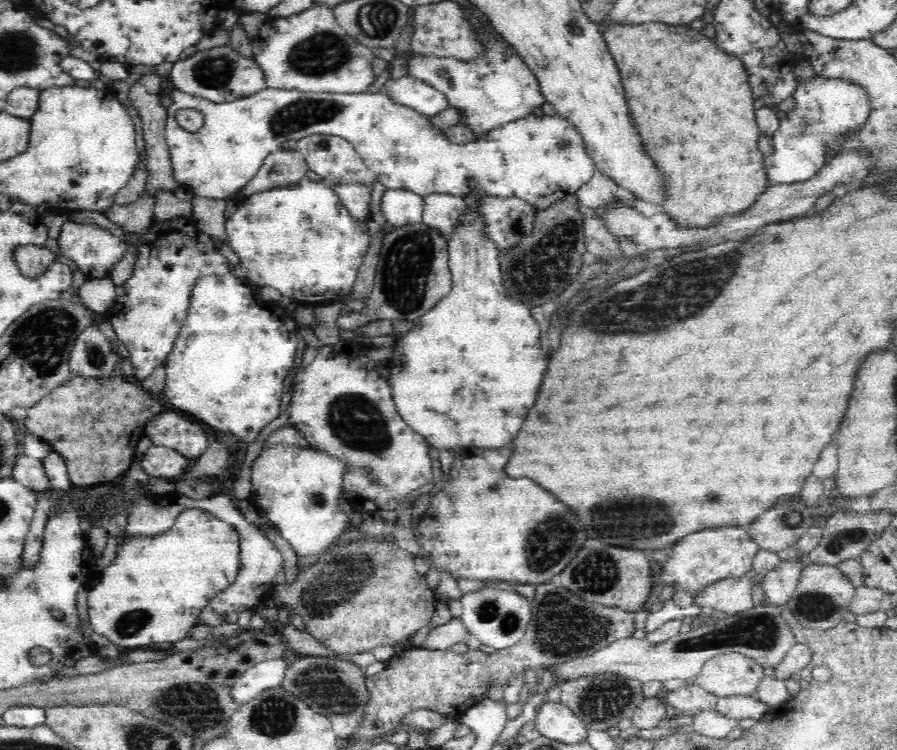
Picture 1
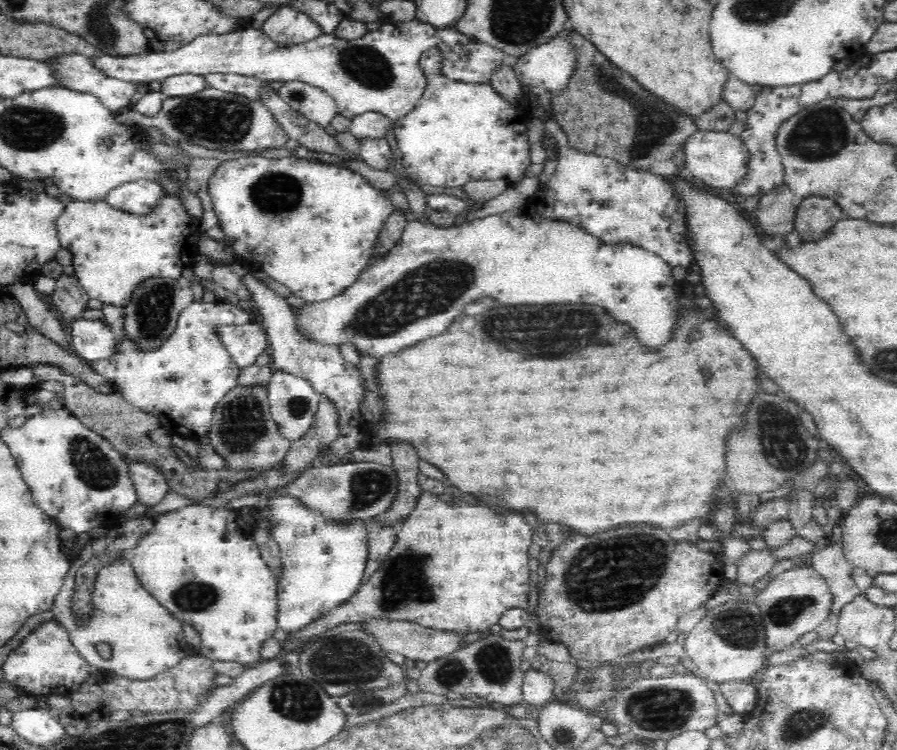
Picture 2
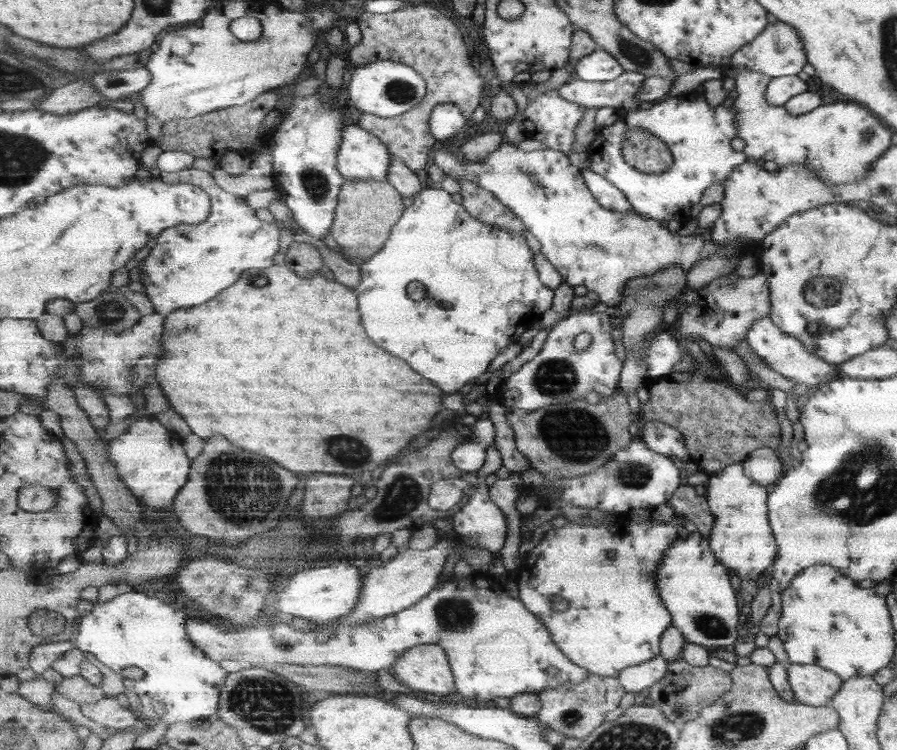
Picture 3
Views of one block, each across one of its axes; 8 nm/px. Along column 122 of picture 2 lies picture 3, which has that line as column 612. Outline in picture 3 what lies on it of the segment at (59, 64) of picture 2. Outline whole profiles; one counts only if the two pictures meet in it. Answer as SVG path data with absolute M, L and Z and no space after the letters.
M626 70L617 80L589 82L579 78L566 81L558 90L569 102L586 108L611 107L622 111L635 111L642 100L636 98L638 90L648 76L642 72Z

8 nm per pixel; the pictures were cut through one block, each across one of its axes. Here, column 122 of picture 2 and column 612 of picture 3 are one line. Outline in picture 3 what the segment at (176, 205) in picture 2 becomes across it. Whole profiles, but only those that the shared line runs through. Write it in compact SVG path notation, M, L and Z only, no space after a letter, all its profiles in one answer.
M502 144L481 162L467 162L439 150L434 153L433 164L457 182L467 179L492 192L524 222L541 244L541 252L563 277L563 283L587 287L609 307L620 305L629 280L649 278L671 266L679 266L687 277L697 260L707 255L737 257L744 250L743 239L715 245L711 238L704 240L695 234L678 236L663 228L661 222L633 210L621 213L603 207L589 190L582 170L560 150L526 151L518 145Z

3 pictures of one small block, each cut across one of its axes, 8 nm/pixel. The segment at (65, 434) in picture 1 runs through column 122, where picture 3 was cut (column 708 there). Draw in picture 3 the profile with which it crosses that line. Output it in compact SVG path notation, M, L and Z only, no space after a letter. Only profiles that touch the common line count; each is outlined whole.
M673 372L650 382L650 400L641 404L640 422L661 421L677 430L685 437L692 462L698 470L709 476L717 473L724 466L742 463L747 453L762 446L778 452L780 443L779 425L775 417L775 408L769 400L749 404L735 389L715 384L715 380L707 380L707 375L697 372Z

